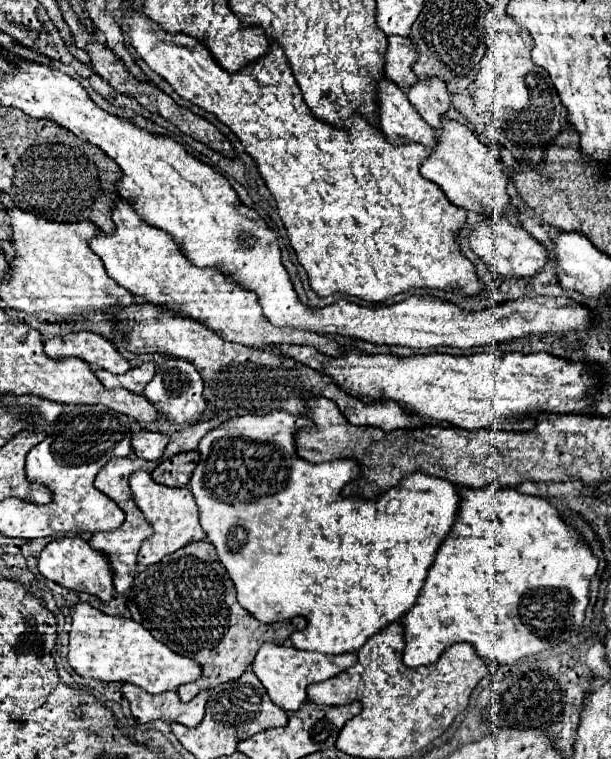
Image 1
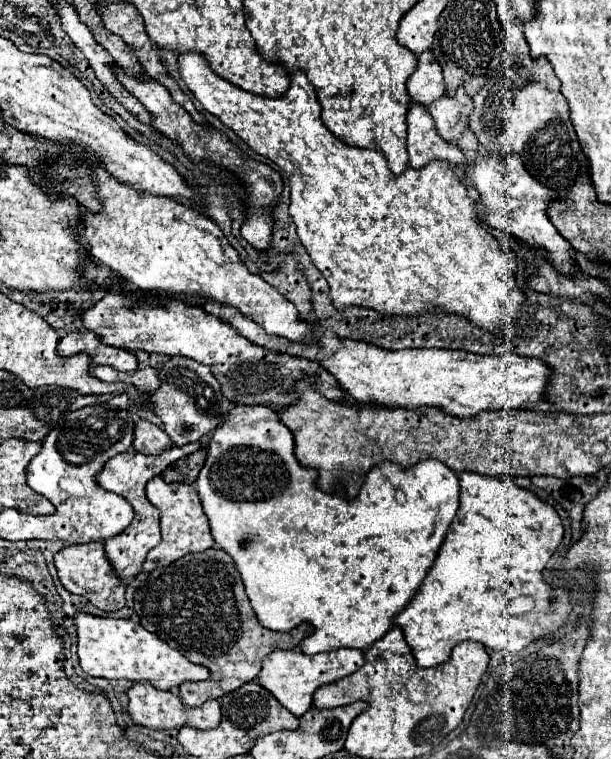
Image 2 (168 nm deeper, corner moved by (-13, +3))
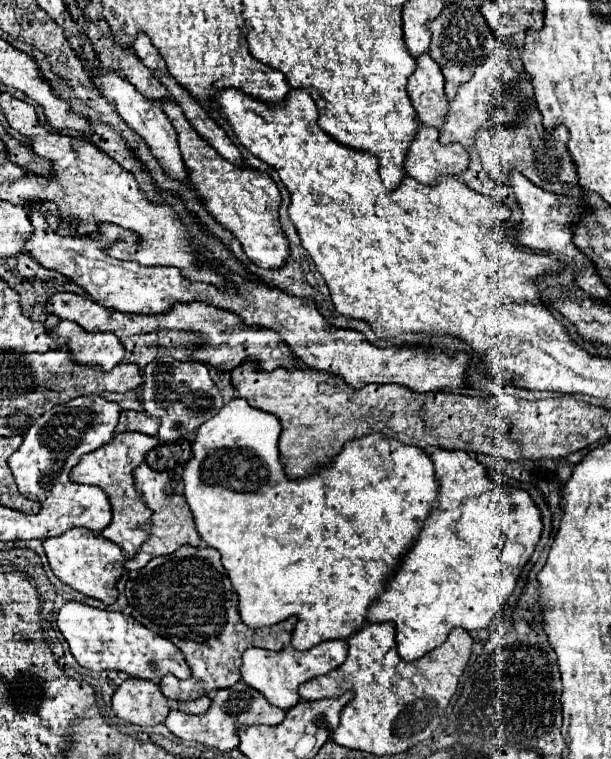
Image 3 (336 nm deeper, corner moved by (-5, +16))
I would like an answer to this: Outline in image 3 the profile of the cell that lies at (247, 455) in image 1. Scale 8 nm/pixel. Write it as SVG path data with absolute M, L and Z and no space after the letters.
M232 398L226 406L220 408L220 412L216 416L212 416L208 422L204 422L196 432L196 440L192 444L192 458L186 462L184 472L182 472L184 496L192 510L192 516L194 516L194 522L196 522L196 528L198 528L202 540L208 546L216 548L222 556L222 564L224 564L224 568L230 576L230 582L238 594L238 612L242 616L242 622L250 628L262 628L262 626L272 626L276 622L282 622L284 618L298 616L298 622L292 632L292 646L296 650L308 650L324 640L336 640L336 638L346 640L346 638L354 636L354 632L358 632L366 624L366 612L368 612L370 604L386 590L390 578L396 574L396 570L402 562L402 556L416 542L420 528L424 526L424 520L428 518L430 510L436 508L438 494L440 494L438 492L440 482L434 474L436 472L434 464L424 450L420 450L416 446L400 444L398 440L392 440L382 433L371 433L344 444L342 452L334 458L330 468L324 468L310 478L288 480L286 472L284 472L284 464L280 462L278 438L280 438L280 420L274 414L268 414L264 410L248 406L244 398Z

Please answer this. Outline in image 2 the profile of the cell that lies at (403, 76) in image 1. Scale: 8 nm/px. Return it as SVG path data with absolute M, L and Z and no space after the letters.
M430 51L418 57L418 67L408 79L408 93L414 103L424 107L444 97L446 85L444 85L442 69Z

